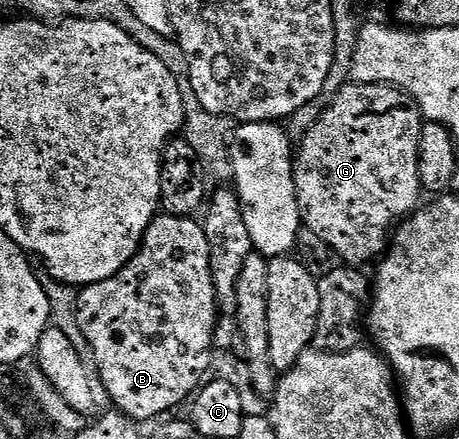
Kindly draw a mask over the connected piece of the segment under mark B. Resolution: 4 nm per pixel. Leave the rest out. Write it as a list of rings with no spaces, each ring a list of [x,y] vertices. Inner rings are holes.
[[[159,214],[159,215],[156,215],[156,217],[155,217],[155,219],[154,219],[154,220],[152,220],[152,221],[151,221],[151,224],[150,224],[150,226],[148,226],[148,227],[147,227],[147,233],[146,233],[146,234],[144,234],[144,235],[143,235],[143,240],[142,240],[142,242],[141,242],[141,243],[140,243],[140,244],[139,244],[139,248],[138,248],[138,250],[136,250],[136,251],[135,251],[135,257],[133,257],[133,259],[131,259],[131,263],[130,263],[130,267],[126,267],[126,268],[122,268],[122,270],[121,270],[121,271],[120,271],[120,272],[118,272],[118,273],[117,273],[117,274],[113,274],[113,278],[105,278],[105,282],[97,282],[97,283],[96,283],[96,284],[88,284],[88,285],[86,285],[86,287],[84,287],[84,288],[83,288],[83,289],[82,289],[82,291],[80,291],[80,292],[79,292],[79,293],[78,293],[78,296],[77,296],[77,299],[76,299],[76,301],[75,301],[75,316],[76,316],[76,324],[77,324],[77,326],[78,326],[78,327],[79,327],[79,328],[80,328],[80,334],[81,334],[81,335],[82,335],[82,336],[83,336],[83,343],[84,343],[84,345],[85,345],[85,348],[86,348],[86,350],[87,350],[87,349],[88,349],[88,350],[89,350],[89,351],[91,351],[91,356],[92,356],[92,358],[93,358],[93,359],[95,359],[95,368],[96,368],[96,370],[97,370],[97,371],[99,371],[99,380],[100,380],[100,382],[101,382],[101,383],[103,383],[103,388],[104,388],[104,390],[105,390],[105,391],[107,391],[107,396],[108,396],[108,398],[109,398],[109,399],[111,399],[111,400],[112,400],[112,402],[113,402],[113,403],[115,403],[115,404],[112,404],[112,405],[114,405],[114,407],[115,407],[115,408],[116,408],[116,409],[118,409],[118,411],[121,411],[121,412],[124,412],[124,413],[125,413],[125,414],[126,414],[126,416],[128,416],[128,417],[129,417],[129,418],[130,418],[130,420],[134,420],[134,421],[136,421],[136,422],[144,422],[144,421],[143,421],[143,420],[151,420],[151,419],[153,419],[153,418],[154,418],[154,416],[159,416],[159,415],[161,415],[161,414],[162,414],[162,412],[167,412],[167,411],[169,411],[169,410],[170,410],[170,408],[173,408],[173,407],[175,407],[175,406],[176,406],[176,405],[177,405],[177,404],[179,404],[179,403],[181,403],[181,402],[182,402],[182,400],[183,400],[183,399],[184,399],[184,400],[183,400],[183,403],[184,403],[184,401],[186,401],[186,400],[187,400],[187,399],[188,399],[188,397],[190,397],[190,396],[191,396],[191,395],[192,395],[192,393],[194,393],[194,392],[195,392],[195,391],[196,391],[196,389],[198,389],[198,388],[199,388],[199,387],[200,387],[200,384],[201,384],[201,379],[200,379],[200,380],[199,380],[199,375],[201,375],[201,374],[202,374],[202,372],[203,372],[203,371],[205,371],[205,370],[206,370],[206,368],[207,368],[207,355],[209,355],[209,354],[210,354],[210,356],[211,356],[211,355],[212,355],[212,352],[213,352],[213,349],[212,349],[212,350],[211,350],[211,339],[213,339],[213,338],[214,338],[214,336],[215,336],[215,314],[216,314],[216,315],[217,315],[217,305],[216,305],[216,300],[215,300],[215,292],[214,292],[214,286],[213,286],[213,274],[211,274],[211,273],[210,273],[210,260],[209,260],[209,245],[208,245],[208,243],[207,243],[207,242],[206,242],[206,238],[205,238],[205,230],[204,230],[204,229],[203,229],[203,225],[202,225],[202,223],[200,223],[200,221],[199,221],[199,220],[198,220],[198,219],[195,219],[195,218],[188,218],[188,217],[186,217],[186,216],[168,216],[168,215],[166,215],[166,214]],[[130,267],[131,267],[131,268],[132,268],[132,269],[134,269],[134,268],[139,268],[139,300],[135,300],[135,292],[134,292],[134,290],[133,290],[133,289],[131,289],[131,271],[132,271],[132,269],[131,269],[131,268],[130,268]]]

